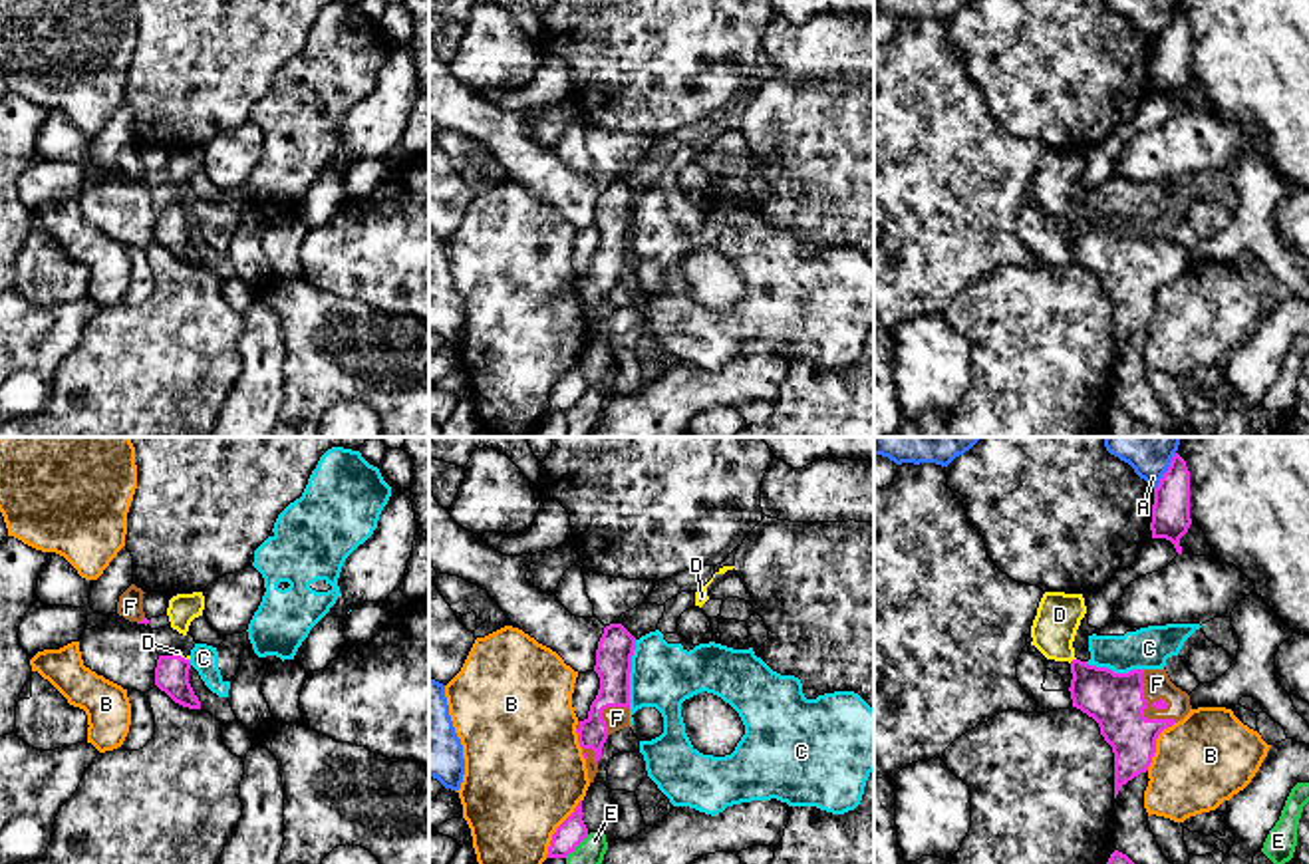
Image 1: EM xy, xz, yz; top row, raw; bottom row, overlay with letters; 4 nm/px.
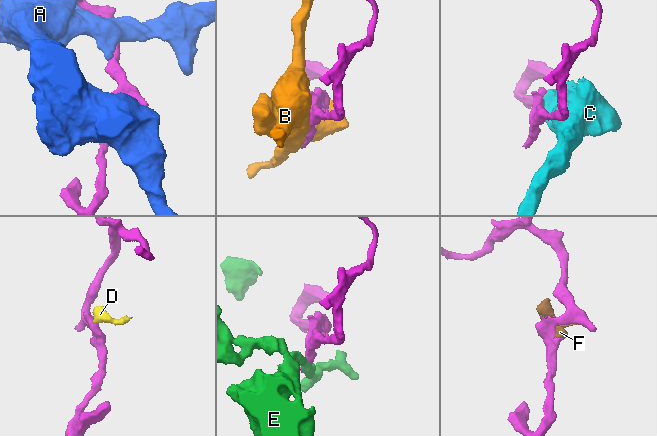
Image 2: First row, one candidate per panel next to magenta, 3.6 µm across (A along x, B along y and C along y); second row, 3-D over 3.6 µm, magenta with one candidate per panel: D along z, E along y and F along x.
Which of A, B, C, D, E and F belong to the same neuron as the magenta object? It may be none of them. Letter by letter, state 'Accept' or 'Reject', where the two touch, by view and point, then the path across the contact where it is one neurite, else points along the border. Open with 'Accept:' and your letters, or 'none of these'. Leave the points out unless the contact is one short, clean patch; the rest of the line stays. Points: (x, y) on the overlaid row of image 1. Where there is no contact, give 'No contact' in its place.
Accept: D, F
A: Reject. Touches magenta at yz (1166, 471)
B: Reject. Touches magenta at xz (557, 829)
C: Reject. Touches magenta at xz (628, 674). Boundary: xz (636, 640), (628, 708)
D: Accept. Touches magenta at yz (1073, 660). Path across: yz (1115, 702), (1073, 660), (1059, 646), (1059, 614)
E: Reject. Touches magenta at xz (577, 845). Boundary: xz (588, 835), (565, 857)
F: Accept. Touches magenta at yz (1145, 708)

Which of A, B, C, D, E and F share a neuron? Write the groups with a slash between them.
A / B / C / D F / E

